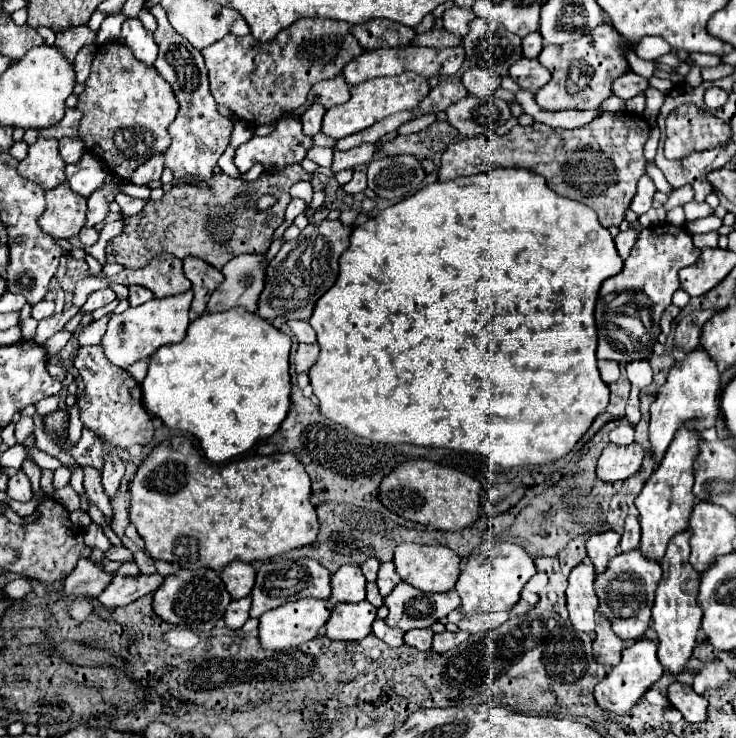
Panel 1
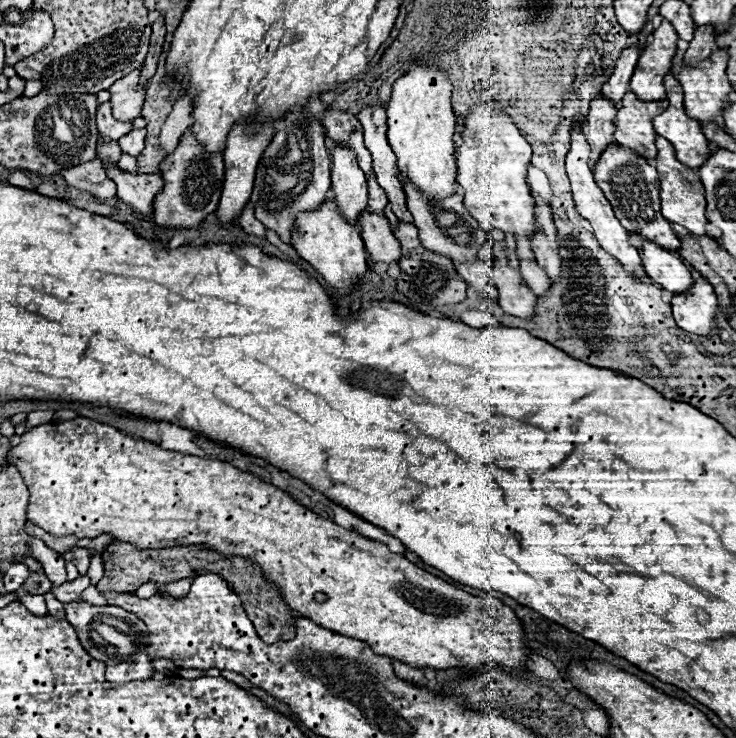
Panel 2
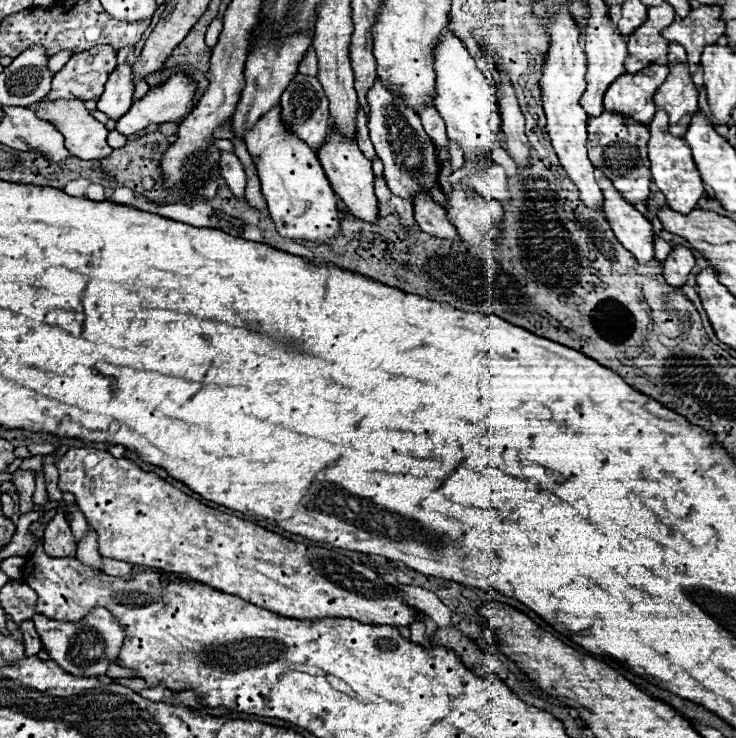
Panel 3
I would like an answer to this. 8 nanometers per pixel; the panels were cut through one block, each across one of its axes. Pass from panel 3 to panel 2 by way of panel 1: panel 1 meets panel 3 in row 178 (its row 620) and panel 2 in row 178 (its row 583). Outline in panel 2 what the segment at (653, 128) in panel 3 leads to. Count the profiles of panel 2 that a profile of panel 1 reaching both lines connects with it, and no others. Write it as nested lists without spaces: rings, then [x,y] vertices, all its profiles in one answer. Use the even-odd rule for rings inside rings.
[[[658,136],[656,138],[656,146],[658,146],[658,156],[656,156],[656,168],[660,174],[660,198],[662,198],[662,214],[670,224],[680,224],[684,228],[688,228],[692,234],[696,236],[706,236],[706,200],[704,200],[704,186],[698,178],[698,174],[694,170],[690,170],[686,164],[676,160],[674,148],[670,146],[670,142],[666,142],[666,138]]]

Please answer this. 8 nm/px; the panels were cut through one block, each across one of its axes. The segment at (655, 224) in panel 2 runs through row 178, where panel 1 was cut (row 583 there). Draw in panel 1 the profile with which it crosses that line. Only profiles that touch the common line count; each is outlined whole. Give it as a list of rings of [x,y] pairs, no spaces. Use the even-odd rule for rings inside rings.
[[[630,550],[630,552],[622,552],[616,554],[606,572],[598,574],[594,588],[600,600],[598,612],[606,614],[606,618],[610,618],[610,624],[614,628],[614,632],[622,638],[622,640],[638,640],[646,628],[650,626],[650,610],[654,604],[654,592],[656,586],[662,578],[662,570],[660,564],[656,560],[648,560],[640,550]]]

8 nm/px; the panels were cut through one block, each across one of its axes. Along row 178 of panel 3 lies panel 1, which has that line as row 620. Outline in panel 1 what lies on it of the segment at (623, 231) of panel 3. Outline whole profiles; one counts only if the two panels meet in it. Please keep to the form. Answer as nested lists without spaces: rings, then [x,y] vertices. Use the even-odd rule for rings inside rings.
[[[596,614],[596,640],[594,640],[594,658],[600,664],[616,666],[620,662],[620,652],[624,650],[624,640],[620,640],[612,626],[610,620],[604,614]]]

